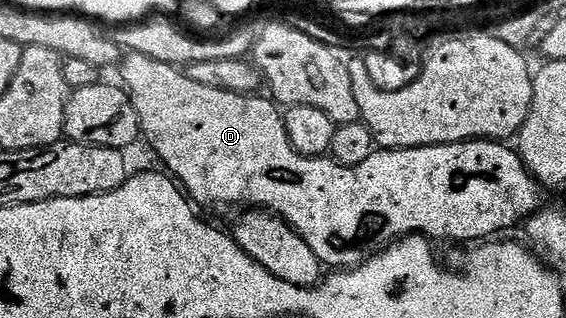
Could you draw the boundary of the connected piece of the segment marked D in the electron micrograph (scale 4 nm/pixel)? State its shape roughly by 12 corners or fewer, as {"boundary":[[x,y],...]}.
{"boundary":[[122,57],[196,205],[270,210],[324,266],[498,237],[544,189],[510,143],[302,156],[266,95]]}

